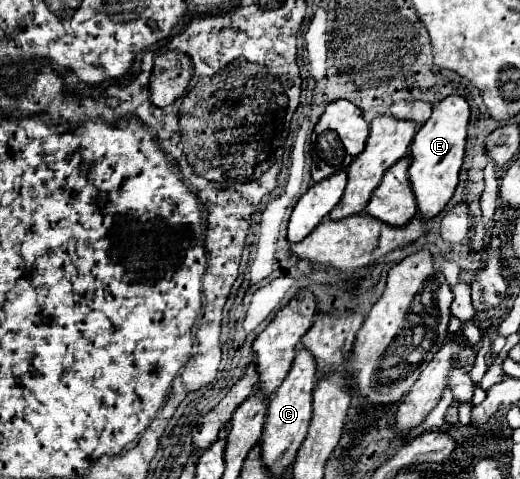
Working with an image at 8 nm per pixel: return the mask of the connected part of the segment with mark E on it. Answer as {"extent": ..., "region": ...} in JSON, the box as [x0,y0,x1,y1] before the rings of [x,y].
{"extent":[408,95,470,219],"region":[[[452,95],[434,105],[432,117],[414,135],[414,141],[410,145],[408,177],[422,219],[436,217],[454,195],[454,189],[458,185],[458,173],[462,167],[462,157],[464,157],[468,119],[470,119],[470,107],[466,99]]]}

